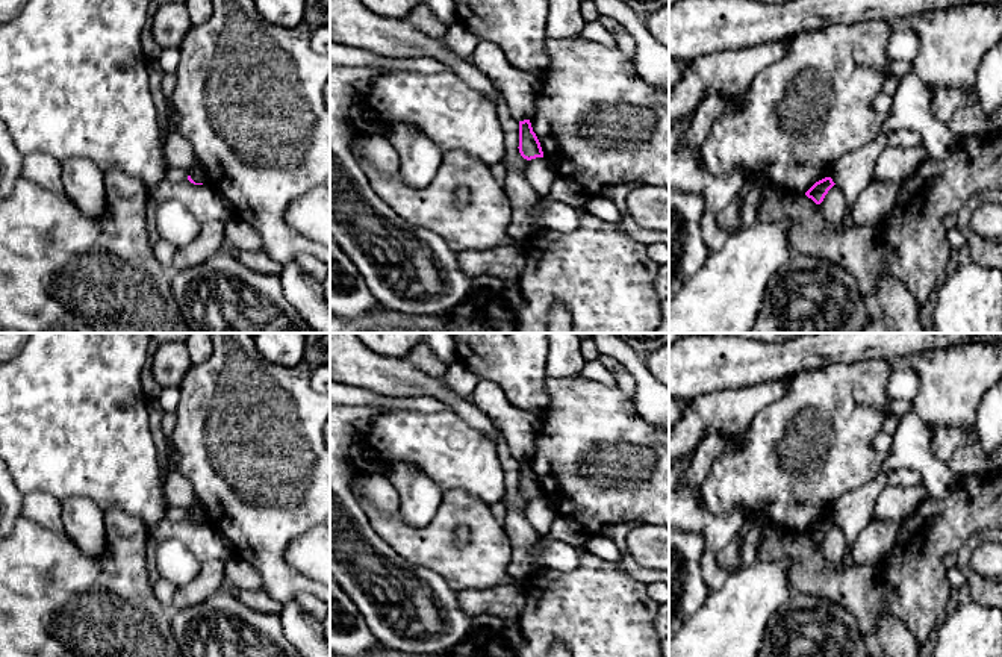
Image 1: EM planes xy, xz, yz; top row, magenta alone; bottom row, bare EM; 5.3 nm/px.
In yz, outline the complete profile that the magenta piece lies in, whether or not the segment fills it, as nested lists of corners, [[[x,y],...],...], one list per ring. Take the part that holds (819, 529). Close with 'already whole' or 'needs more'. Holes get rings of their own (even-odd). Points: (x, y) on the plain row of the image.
[[[825,516],[819,521],[816,521],[807,531],[805,534],[811,537],[816,543],[820,543],[828,533],[828,530],[834,525],[836,522],[832,521],[831,516]]] | already whole

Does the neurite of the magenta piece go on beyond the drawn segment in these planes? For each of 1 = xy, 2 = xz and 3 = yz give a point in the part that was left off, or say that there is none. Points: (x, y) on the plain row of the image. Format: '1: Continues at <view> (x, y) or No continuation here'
1: No continuation here
2: No continuation here
3: No continuation here

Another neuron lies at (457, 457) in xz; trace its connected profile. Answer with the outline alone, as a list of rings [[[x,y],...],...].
[[[453,410],[383,413],[359,442],[389,468],[419,468],[443,494],[465,490],[487,506],[506,497],[496,444]]]

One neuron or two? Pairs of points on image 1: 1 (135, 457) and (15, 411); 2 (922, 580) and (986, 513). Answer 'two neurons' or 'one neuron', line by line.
1: one neuron
2: one neuron

